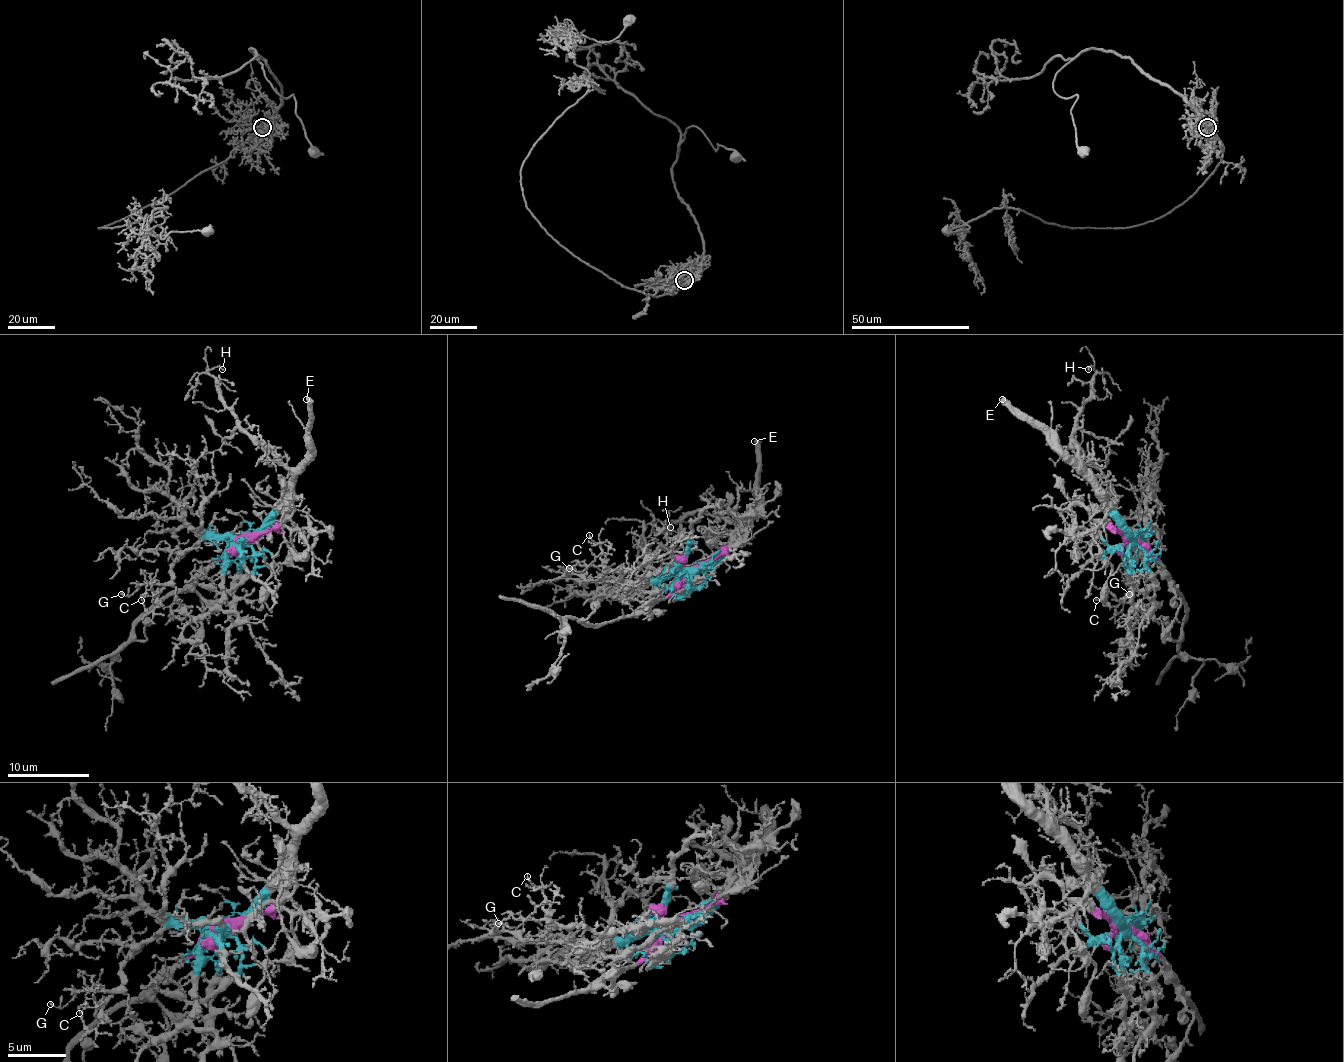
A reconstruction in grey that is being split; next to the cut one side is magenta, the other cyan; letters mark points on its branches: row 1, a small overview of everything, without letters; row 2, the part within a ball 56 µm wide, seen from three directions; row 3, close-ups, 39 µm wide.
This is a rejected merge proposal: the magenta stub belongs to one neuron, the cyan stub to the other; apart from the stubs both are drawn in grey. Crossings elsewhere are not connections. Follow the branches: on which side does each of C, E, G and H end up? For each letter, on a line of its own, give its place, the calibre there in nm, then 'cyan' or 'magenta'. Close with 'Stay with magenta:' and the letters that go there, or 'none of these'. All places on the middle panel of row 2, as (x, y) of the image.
C: place (589, 535); calibre 120 nm; cyan
E: place (754, 441); calibre 480 nm; cyan
G: place (569, 568); calibre 100 nm; cyan
H: place (670, 527); calibre 140 nm; cyan
Stay with magenta: none of these

